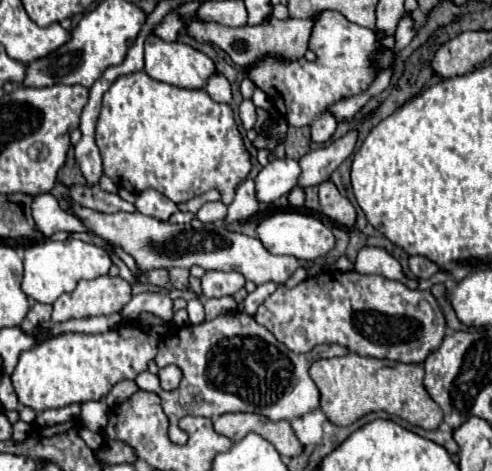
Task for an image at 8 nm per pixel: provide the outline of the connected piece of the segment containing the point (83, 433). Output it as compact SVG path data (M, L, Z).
M80 428L80 438L82 438L82 440L86 442L86 446L92 448L92 450L98 450L98 448L102 446L102 434L96 434L96 432L88 430L88 428Z

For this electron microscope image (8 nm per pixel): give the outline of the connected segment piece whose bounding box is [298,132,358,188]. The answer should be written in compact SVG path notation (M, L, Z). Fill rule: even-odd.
M350 132L344 138L340 138L338 142L332 142L328 146L320 146L316 150L306 152L298 160L298 164L302 168L298 186L310 188L310 186L318 186L318 184L326 182L330 178L330 174L352 154L352 150L356 146L356 136L358 136L356 132Z

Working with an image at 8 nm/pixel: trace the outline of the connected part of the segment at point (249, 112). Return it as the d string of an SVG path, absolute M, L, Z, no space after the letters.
M244 100L240 104L240 120L242 120L244 130L254 128L254 124L256 124L256 106L252 104L252 100Z

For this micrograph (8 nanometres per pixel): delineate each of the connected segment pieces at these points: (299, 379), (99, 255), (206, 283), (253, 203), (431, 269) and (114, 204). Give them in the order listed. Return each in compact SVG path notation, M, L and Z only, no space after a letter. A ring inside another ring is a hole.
M232 310L228 314L216 316L210 322L202 322L198 326L184 326L184 328L176 328L172 332L168 332L158 346L158 356L156 356L156 364L162 368L164 364L176 364L182 370L182 382L176 390L162 390L158 384L158 378L150 372L144 372L136 378L136 384L140 386L140 390L148 390L148 392L156 392L162 398L162 408L170 420L168 426L168 436L172 442L176 444L184 444L184 432L178 428L178 420L184 416L222 416L228 412L254 412L254 414L262 414L270 420L294 420L300 418L308 412L314 412L316 408L320 408L320 392L314 384L314 380L308 374L308 368L314 360L322 358L316 352L308 352L308 354L296 354L292 350L288 350L282 342L278 342L276 338L264 338L264 336L274 336L270 330L266 330L264 326L260 326L254 316L240 312L240 310Z
M64 240L64 242L40 242L26 250L24 258L24 278L22 290L28 298L54 304L58 296L72 292L80 280L92 280L98 276L106 276L112 266L112 258L104 248L86 244L82 240Z
M206 272L202 278L204 294L222 298L222 296L234 296L244 286L244 276L240 272Z
M244 180L238 190L236 190L236 198L234 202L228 206L228 214L226 214L226 222L234 224L234 222L244 222L248 218L252 218L258 212L258 200L256 200L256 192L254 192L254 180Z
M412 256L410 258L410 270L416 278L430 278L432 274L438 272L438 266L428 260L428 258L422 258L422 256Z
M72 186L70 198L82 206L100 210L100 212L134 212L134 204L122 200L118 194L110 194L100 190L100 186Z

